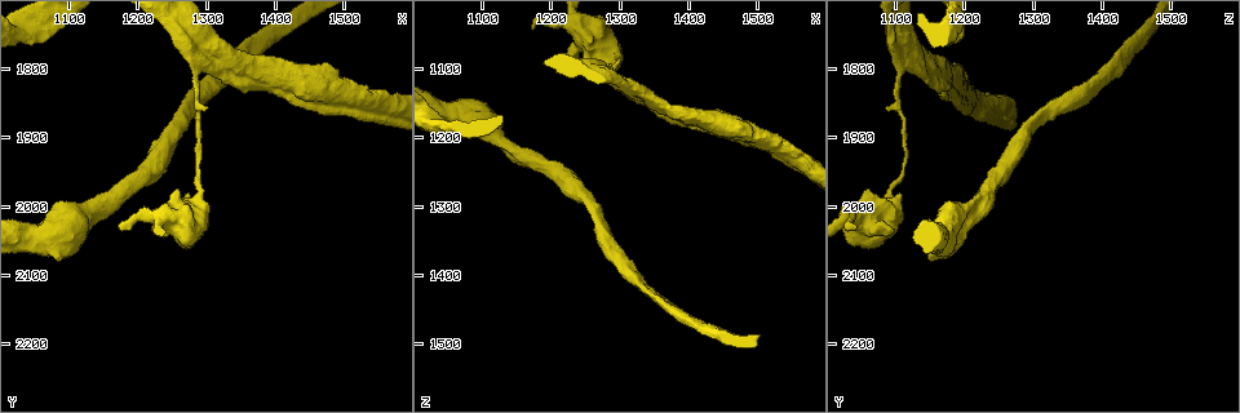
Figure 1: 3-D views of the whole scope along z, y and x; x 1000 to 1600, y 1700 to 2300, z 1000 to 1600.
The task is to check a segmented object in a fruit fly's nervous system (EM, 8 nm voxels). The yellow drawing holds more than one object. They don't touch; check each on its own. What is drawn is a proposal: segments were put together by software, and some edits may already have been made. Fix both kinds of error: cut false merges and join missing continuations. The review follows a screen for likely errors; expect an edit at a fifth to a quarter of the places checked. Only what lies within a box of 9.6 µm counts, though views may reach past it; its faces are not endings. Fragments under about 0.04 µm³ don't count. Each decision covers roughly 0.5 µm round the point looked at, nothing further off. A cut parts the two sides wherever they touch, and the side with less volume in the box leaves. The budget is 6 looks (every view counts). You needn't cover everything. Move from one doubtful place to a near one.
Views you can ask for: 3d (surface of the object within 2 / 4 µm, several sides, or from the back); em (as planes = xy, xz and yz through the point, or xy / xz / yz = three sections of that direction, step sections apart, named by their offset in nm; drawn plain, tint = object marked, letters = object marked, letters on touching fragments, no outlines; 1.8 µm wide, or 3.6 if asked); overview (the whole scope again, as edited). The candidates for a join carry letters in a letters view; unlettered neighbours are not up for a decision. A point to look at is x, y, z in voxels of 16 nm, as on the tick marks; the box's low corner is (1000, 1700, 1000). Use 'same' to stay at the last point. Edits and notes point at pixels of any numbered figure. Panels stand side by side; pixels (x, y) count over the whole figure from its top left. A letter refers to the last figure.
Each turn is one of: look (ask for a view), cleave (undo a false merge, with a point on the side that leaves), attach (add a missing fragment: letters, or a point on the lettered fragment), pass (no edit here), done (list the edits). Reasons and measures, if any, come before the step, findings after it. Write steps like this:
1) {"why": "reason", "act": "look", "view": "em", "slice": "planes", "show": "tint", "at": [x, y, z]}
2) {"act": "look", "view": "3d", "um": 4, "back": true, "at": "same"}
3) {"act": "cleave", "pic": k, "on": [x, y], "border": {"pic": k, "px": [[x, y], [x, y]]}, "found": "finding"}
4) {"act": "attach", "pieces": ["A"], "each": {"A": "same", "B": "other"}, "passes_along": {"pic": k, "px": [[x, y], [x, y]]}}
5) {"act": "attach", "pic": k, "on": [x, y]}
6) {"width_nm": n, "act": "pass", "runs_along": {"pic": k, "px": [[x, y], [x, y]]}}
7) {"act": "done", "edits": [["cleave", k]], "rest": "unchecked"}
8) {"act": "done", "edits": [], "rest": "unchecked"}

{"why": "an open end", "act": "look", "view": "em", "slice": "planes", "show": "plain", "at": [1075, 1755, 1185]}

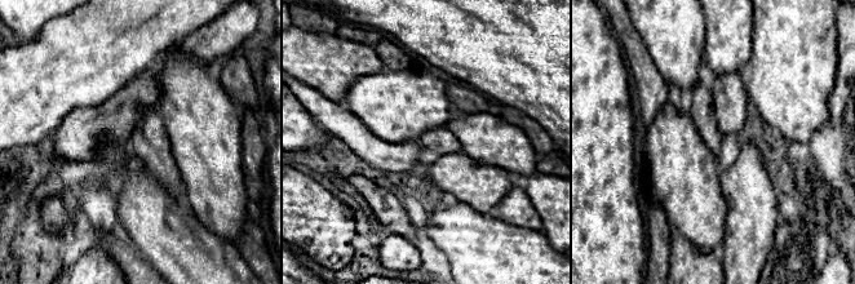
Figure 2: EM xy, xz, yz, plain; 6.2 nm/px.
{"why": "see the neighbours", "act": "look", "view": "em", "slice": "planes", "show": "letters", "at": "same"}

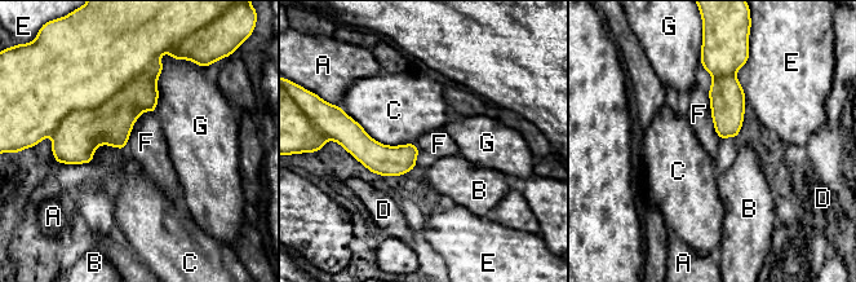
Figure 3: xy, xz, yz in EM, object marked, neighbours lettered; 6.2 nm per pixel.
{"act": "pass", "each": {"A": "other", "B": "other", "C": "other", "D": "other", "E": "other", "F": "other", "G": "other"}, "border": {"pic": 3, "px": [[708, 92], [713, 127], [721, 140]]}, "found": "none of them fits"}

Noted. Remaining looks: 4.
{"why": "thick turns thin", "act": "look", "view": "3d", "um": 2, "at": [1295, 1975, 1095]}

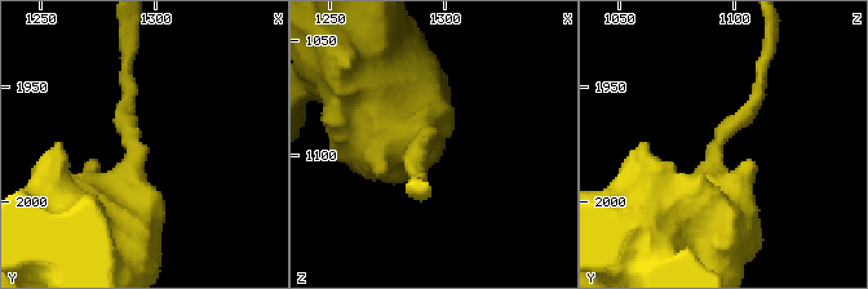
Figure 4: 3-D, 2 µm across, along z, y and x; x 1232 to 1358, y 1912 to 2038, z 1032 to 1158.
{"why": "shape alone is not enough", "act": "look", "view": "em", "slice": "planes", "show": "letters", "at": [1290, 1972, 1095]}

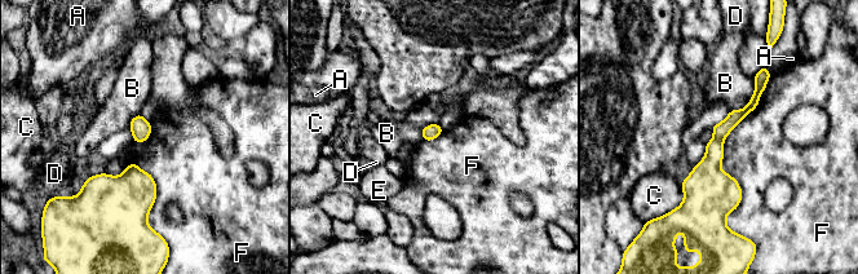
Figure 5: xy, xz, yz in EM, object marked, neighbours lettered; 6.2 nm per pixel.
{"longest_contact_nm": ["F", 1000], "act": "cleave", "pic": 5, "on": [707, 177], "each": {"A": "other", "B": "other", "C": "other", "D": "other", "E": "other", "F": "other"}, "border": {"pic": 5, "px": [[713, 137], [721, 142]]}, "found": "two neurons meet here"}

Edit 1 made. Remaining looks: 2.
{"why": "redraw", "act": "look", "view": "overview"}

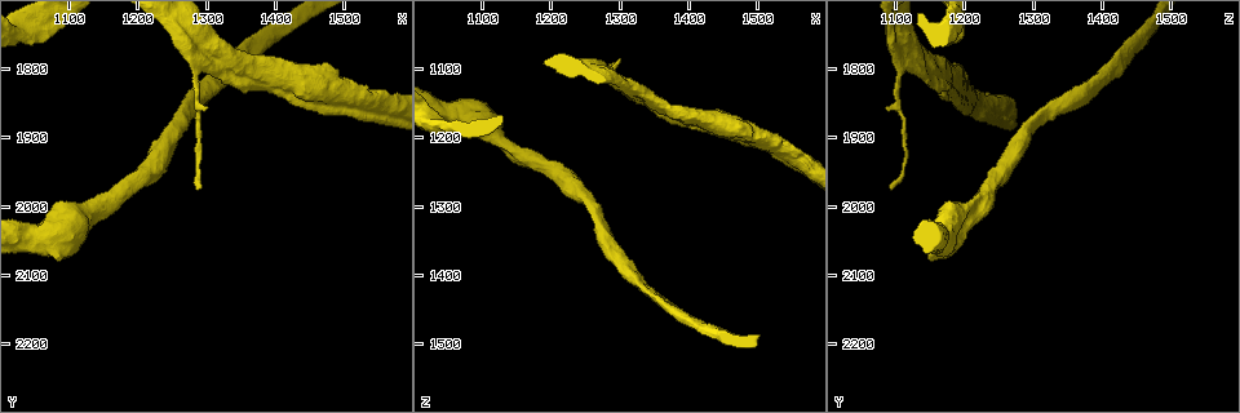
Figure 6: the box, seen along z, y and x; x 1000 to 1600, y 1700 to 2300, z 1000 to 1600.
{"why": "side arm on a straight run", "act": "look", "view": "em", "slice": "planes", "show": "letters", "at": [1280, 1745, 1115]}

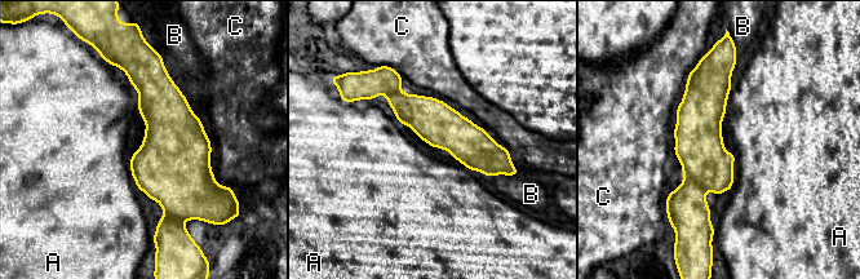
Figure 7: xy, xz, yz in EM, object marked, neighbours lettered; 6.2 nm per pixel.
{"width_nm": 280, "act": "pass", "each": {"A": "other", "B": "other", "C": "other"}, "runs_along": {"pic": 7, "px": [[716, 67], [700, 113], [703, 220]]}, "found": "all the same neuron"}

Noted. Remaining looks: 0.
{"act": "done", "edits": [["cleave", 5]], "rest": "unchecked"}

